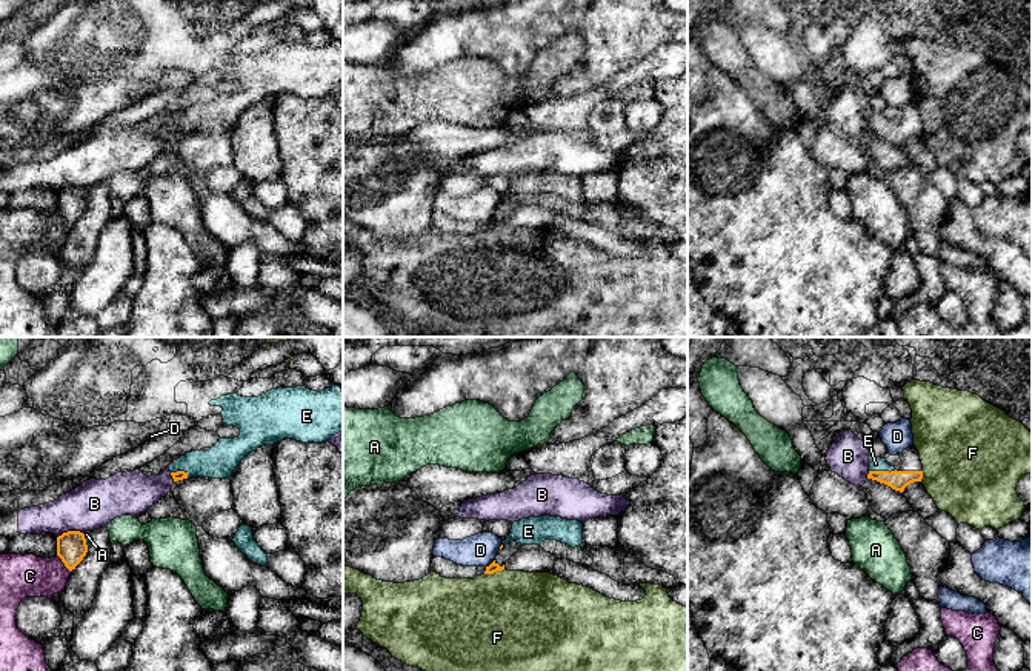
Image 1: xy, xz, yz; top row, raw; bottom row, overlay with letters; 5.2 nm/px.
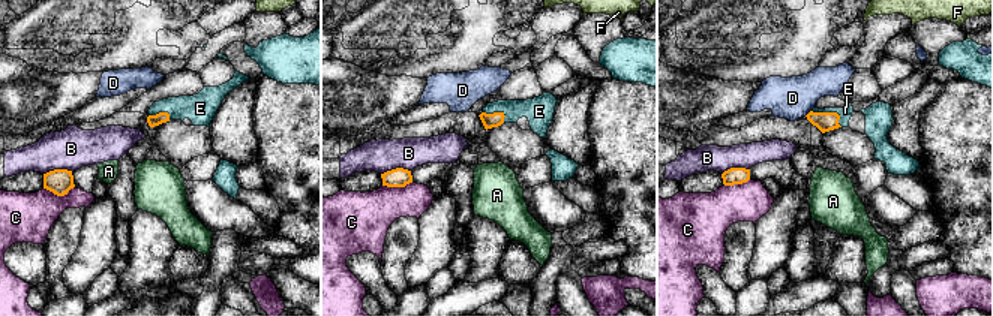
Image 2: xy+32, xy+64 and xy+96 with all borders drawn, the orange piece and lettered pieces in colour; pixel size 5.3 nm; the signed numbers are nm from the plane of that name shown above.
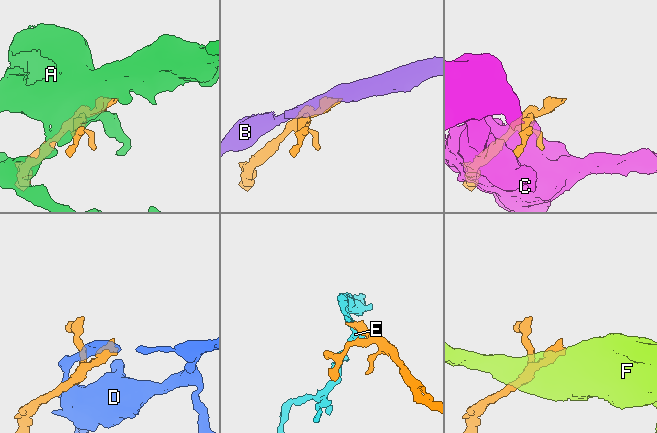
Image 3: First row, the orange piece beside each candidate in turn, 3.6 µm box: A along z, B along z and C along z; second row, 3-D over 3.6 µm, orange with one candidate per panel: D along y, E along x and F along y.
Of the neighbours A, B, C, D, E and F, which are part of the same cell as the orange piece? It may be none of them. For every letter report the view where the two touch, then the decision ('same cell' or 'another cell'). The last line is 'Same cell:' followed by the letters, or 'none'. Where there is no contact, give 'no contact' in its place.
A: xy | another cell
B: xy | another cell
C: xy | another cell
D: xz | another cell
E: yz | same cell
F: xz | another cell
Same cell: E

